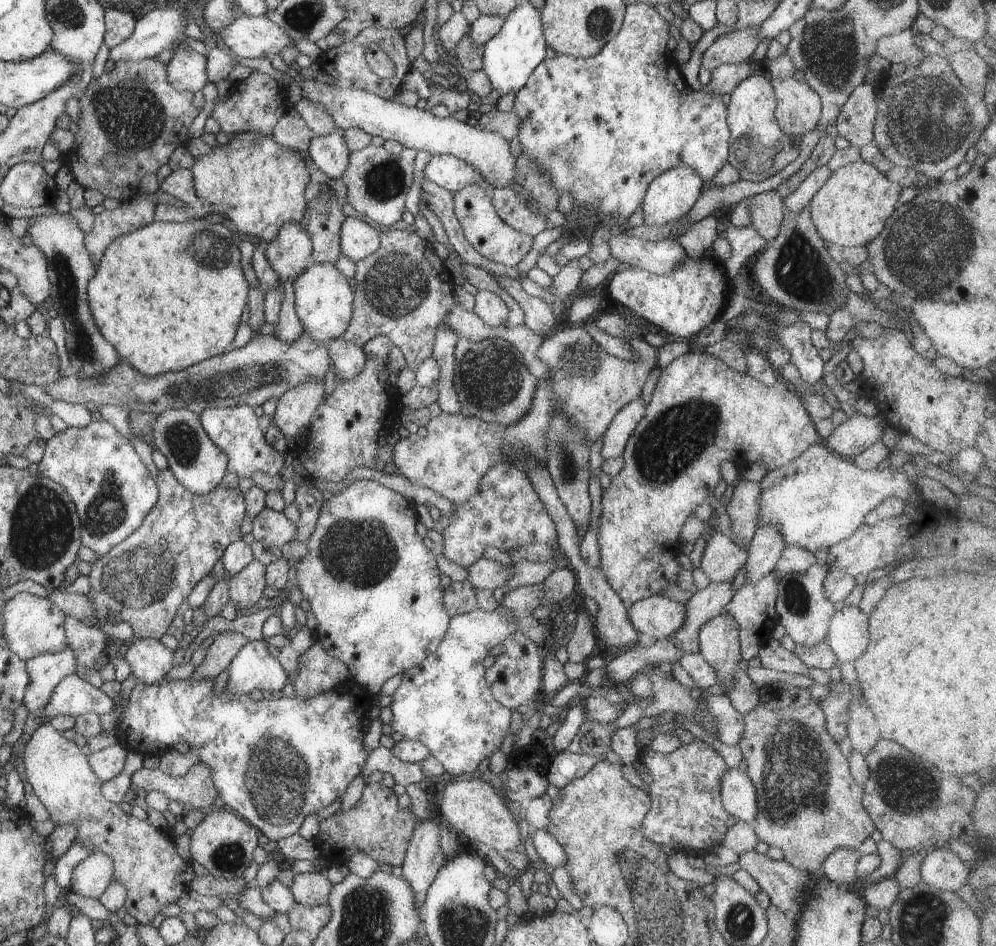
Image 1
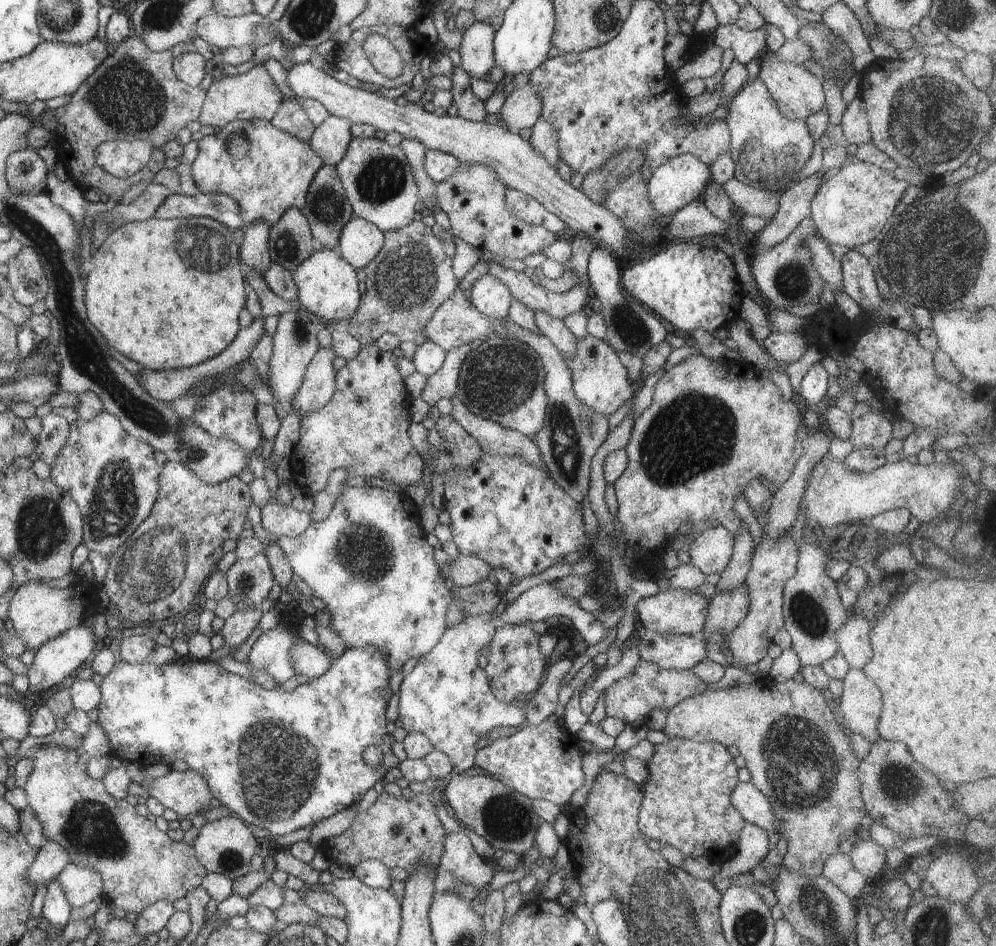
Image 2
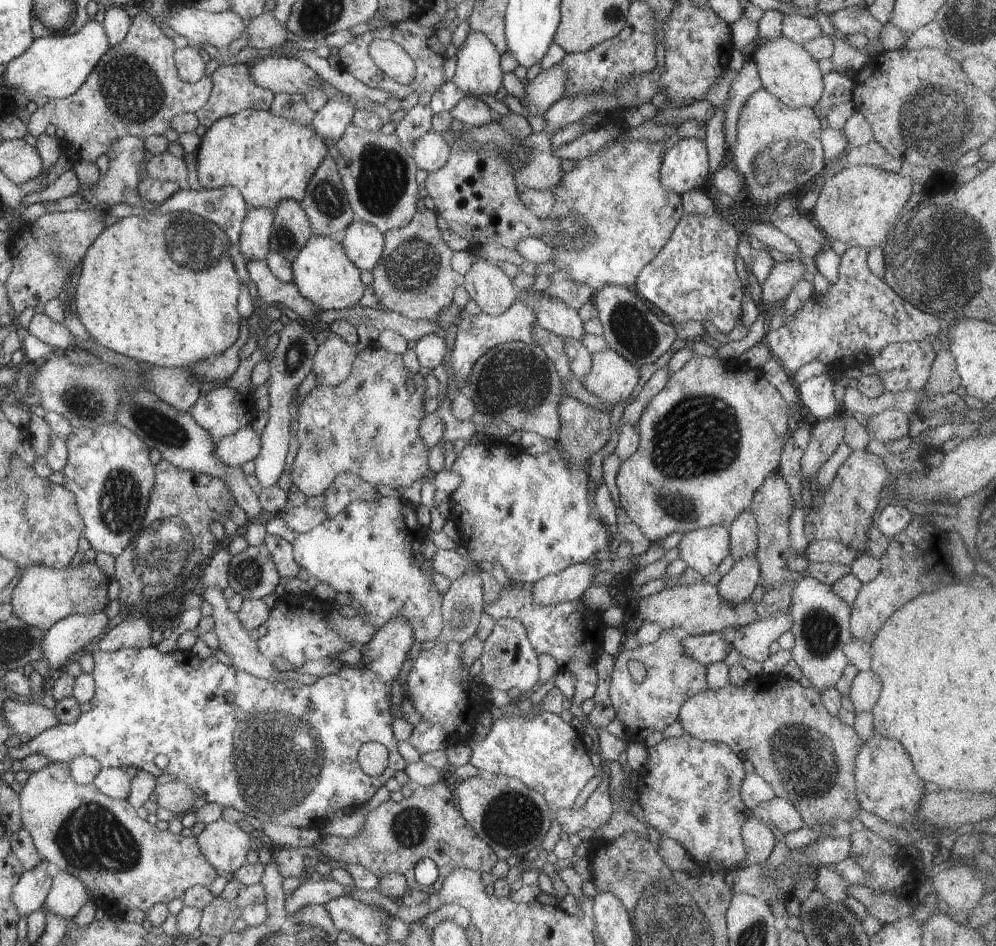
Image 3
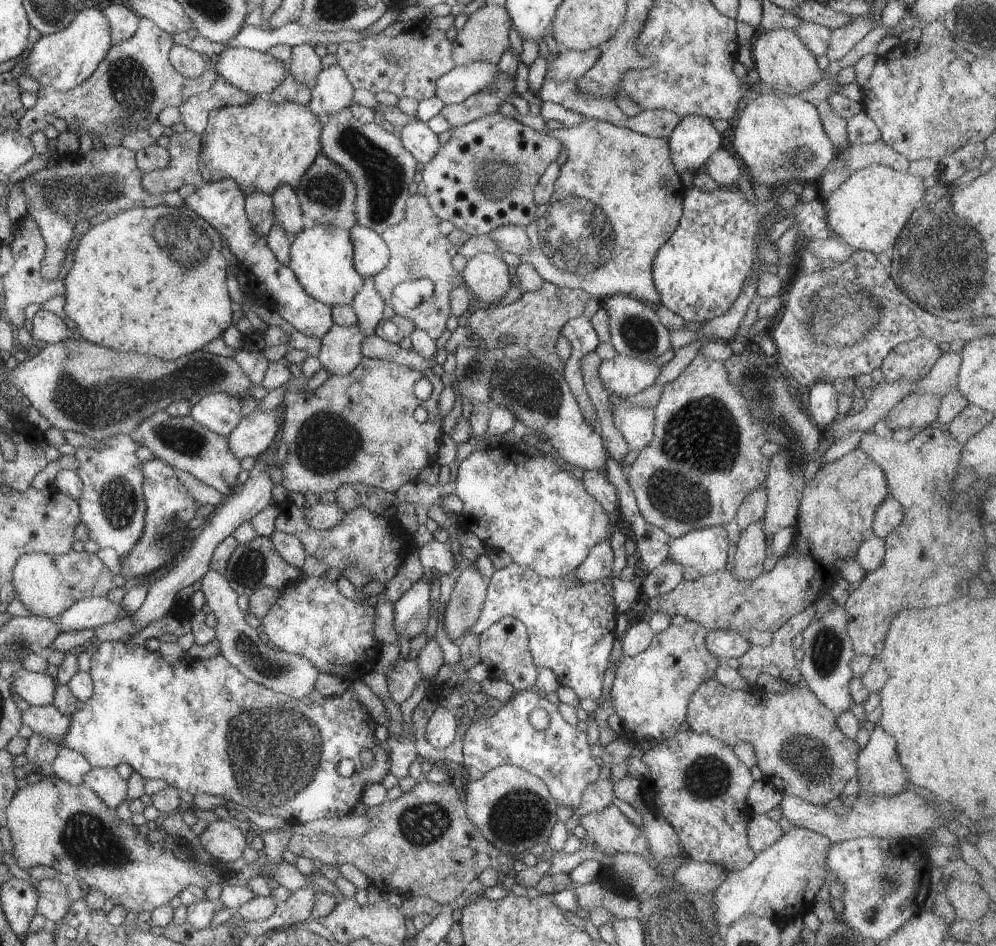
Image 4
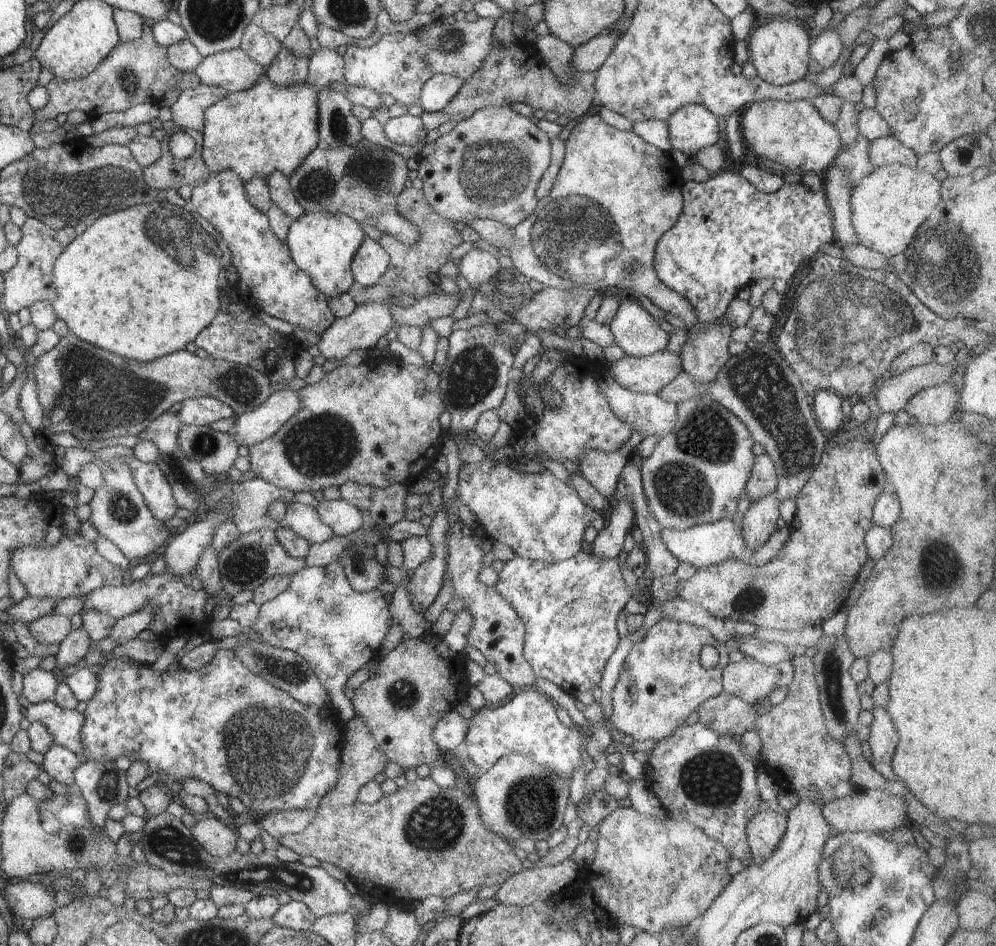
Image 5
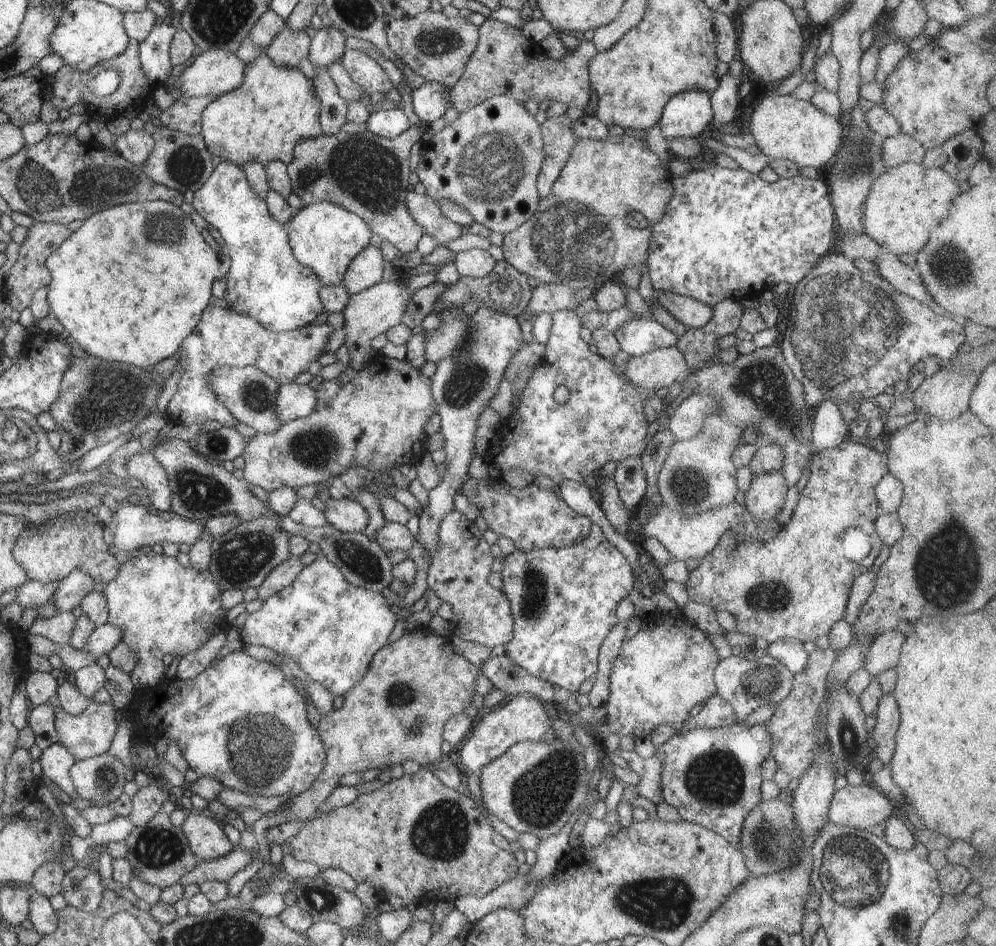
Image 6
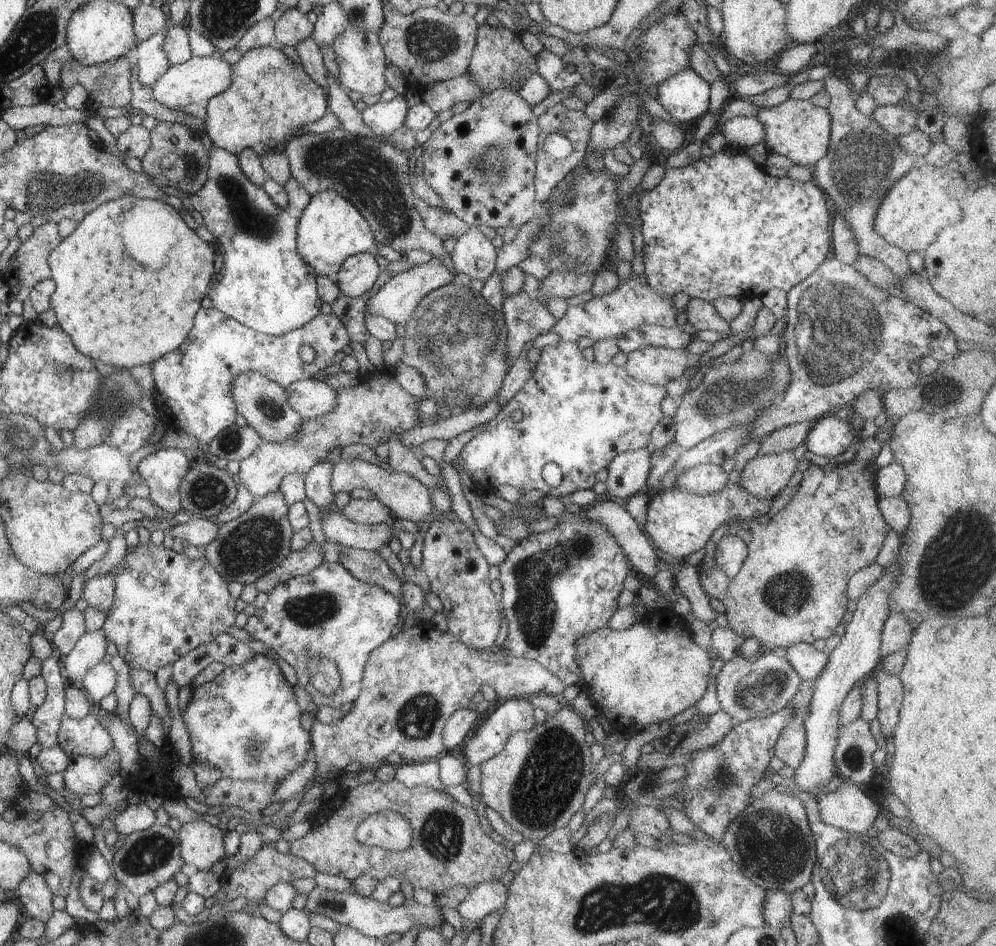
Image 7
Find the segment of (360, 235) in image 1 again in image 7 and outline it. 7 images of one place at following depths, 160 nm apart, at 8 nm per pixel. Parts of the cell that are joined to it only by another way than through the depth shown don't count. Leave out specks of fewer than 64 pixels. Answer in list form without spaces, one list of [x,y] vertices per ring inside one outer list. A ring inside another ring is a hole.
[[[366,251],[344,260],[334,280],[342,295],[356,298],[374,286],[381,272],[376,256]]]

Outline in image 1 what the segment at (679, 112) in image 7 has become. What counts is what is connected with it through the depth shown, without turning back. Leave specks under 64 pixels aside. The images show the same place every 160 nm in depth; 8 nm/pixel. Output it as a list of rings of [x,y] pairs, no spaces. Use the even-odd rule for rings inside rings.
[[[676,167],[657,176],[649,184],[641,204],[644,216],[643,224],[647,227],[650,225],[659,227],[670,221],[682,219],[685,214],[690,212],[705,186],[701,176],[693,168]]]

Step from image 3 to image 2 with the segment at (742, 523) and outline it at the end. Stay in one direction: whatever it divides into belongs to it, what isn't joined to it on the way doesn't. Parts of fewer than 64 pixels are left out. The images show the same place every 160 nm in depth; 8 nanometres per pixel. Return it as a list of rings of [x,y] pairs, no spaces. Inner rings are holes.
[[[744,526],[734,535],[734,552],[725,571],[720,573],[720,579],[715,585],[716,593],[729,593],[745,581],[751,567],[754,550],[748,526]]]

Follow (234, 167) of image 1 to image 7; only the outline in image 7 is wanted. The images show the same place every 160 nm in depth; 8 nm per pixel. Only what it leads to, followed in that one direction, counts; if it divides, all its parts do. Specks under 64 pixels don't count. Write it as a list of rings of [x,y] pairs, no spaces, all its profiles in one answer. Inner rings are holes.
[[[280,48],[250,49],[231,69],[231,85],[205,104],[204,134],[214,147],[236,156],[244,149],[252,149],[262,158],[270,150],[284,147],[300,128],[320,120],[328,112],[326,91]]]

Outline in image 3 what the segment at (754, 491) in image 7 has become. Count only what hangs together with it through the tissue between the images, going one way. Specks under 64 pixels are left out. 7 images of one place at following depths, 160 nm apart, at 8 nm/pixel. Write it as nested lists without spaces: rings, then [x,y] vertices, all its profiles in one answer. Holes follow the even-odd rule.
[[[755,552],[736,561],[728,574],[721,576],[717,585],[720,596],[726,603],[739,605],[750,600],[754,588],[760,582],[760,565]]]

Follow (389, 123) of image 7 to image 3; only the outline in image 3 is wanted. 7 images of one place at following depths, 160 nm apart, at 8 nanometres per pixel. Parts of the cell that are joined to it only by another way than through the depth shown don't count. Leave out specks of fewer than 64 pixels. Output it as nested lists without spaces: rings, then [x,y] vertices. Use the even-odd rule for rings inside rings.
[[[433,130],[421,136],[412,150],[417,168],[427,170],[428,173],[441,169],[450,155],[451,146],[445,141],[443,133]]]

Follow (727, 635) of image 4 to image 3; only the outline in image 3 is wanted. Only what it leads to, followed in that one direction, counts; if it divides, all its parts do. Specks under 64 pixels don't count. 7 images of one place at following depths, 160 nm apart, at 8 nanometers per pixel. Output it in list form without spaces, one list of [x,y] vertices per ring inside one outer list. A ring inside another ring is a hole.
[[[708,633],[703,635],[690,635],[681,640],[684,654],[697,660],[701,665],[709,665],[723,661],[731,651],[732,646],[721,638],[722,634]]]

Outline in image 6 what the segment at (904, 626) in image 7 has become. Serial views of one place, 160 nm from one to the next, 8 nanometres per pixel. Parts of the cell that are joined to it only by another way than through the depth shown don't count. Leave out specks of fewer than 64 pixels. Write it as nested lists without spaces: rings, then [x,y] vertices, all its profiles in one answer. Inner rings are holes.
[[[890,630],[884,631],[872,642],[865,656],[864,666],[872,677],[877,678],[880,673],[896,668],[905,638],[902,633]]]

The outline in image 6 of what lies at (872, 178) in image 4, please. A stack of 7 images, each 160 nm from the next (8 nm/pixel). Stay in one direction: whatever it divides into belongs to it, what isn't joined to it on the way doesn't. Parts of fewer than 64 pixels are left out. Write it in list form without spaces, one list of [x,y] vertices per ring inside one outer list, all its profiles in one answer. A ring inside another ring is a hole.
[[[902,163],[876,175],[861,210],[864,234],[897,257],[916,254],[931,230],[947,217],[952,200],[960,194],[958,180],[943,168],[929,169],[918,163]]]

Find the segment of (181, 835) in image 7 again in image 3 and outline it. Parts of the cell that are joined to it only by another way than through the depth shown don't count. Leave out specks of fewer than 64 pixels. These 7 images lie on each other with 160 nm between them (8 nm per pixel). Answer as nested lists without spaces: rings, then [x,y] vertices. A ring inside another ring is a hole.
[[[222,818],[207,824],[197,840],[216,872],[226,877],[247,864],[246,856],[252,848],[250,835]]]

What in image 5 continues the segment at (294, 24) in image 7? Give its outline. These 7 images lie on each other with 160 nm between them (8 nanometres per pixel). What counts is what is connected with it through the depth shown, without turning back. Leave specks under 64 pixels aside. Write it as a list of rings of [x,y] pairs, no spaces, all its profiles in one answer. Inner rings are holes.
[[[284,46],[276,55],[274,62],[267,66],[267,77],[279,87],[302,84],[308,75],[308,59],[292,54]]]

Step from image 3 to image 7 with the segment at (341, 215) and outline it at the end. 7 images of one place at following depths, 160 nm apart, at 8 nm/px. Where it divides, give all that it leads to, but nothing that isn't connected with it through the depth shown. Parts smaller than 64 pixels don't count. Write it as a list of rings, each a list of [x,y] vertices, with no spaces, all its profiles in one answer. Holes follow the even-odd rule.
[[[342,128],[327,133],[304,133],[290,139],[282,151],[288,157],[291,178],[314,196],[322,191],[336,191],[347,198],[368,221],[370,230],[379,244],[390,244],[405,255],[422,248],[432,252],[434,260],[451,262],[443,240],[430,232],[416,210],[413,188],[409,181],[410,152],[399,149],[392,141],[377,141],[372,137],[359,137]]]

